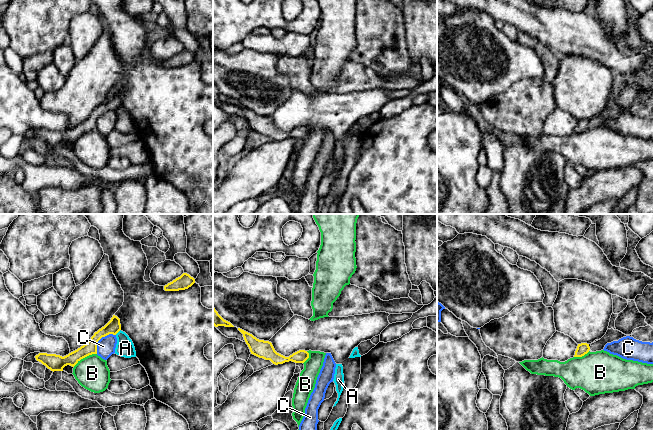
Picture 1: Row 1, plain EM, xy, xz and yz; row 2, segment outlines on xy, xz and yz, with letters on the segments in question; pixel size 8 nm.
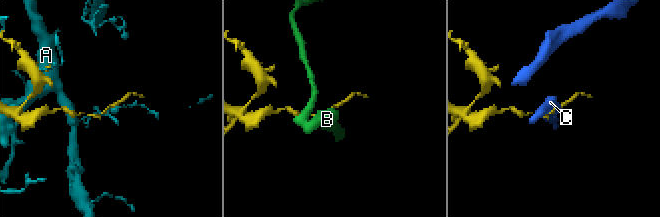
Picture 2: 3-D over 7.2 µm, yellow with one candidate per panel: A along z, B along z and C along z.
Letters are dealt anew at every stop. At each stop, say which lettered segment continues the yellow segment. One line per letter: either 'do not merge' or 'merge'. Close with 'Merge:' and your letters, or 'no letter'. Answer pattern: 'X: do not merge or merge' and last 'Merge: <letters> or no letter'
A: do not merge
B: do not merge
C: do not merge
Merge: no letter

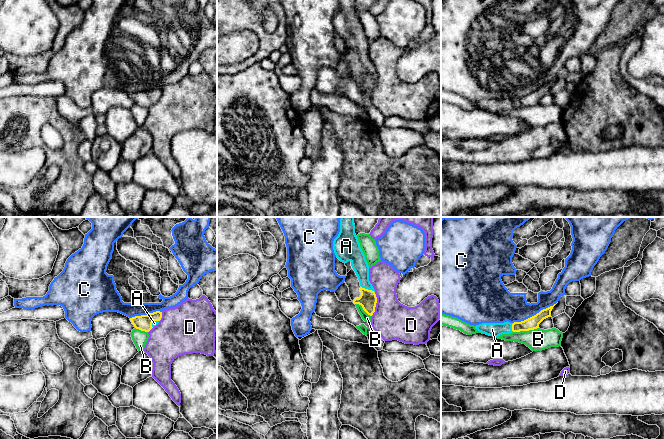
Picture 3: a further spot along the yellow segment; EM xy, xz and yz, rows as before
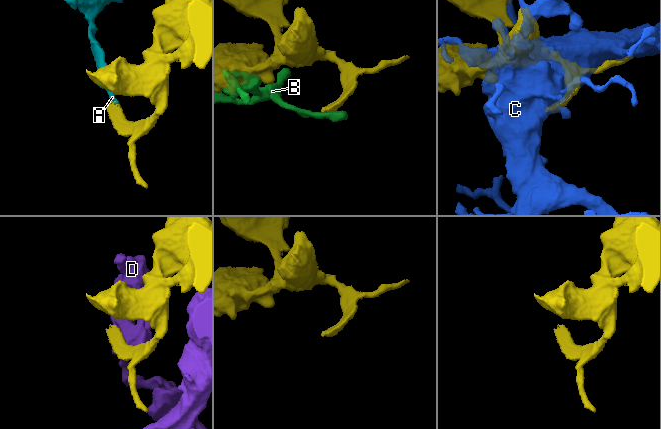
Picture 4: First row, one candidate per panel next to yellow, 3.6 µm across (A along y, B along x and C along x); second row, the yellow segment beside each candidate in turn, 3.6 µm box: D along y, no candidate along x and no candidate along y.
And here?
A: merge
B: do not merge
C: do not merge
D: do not merge
Merge: A

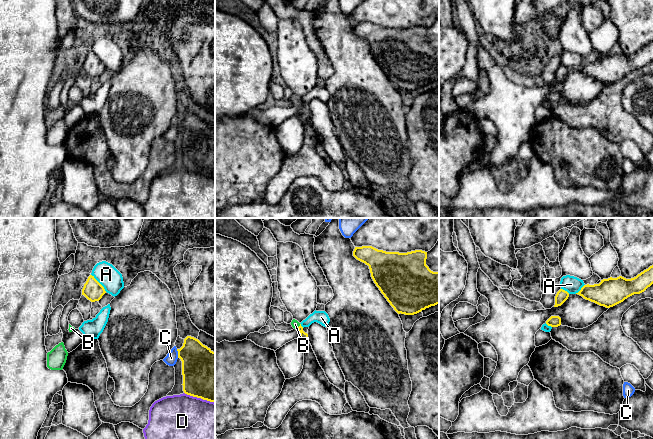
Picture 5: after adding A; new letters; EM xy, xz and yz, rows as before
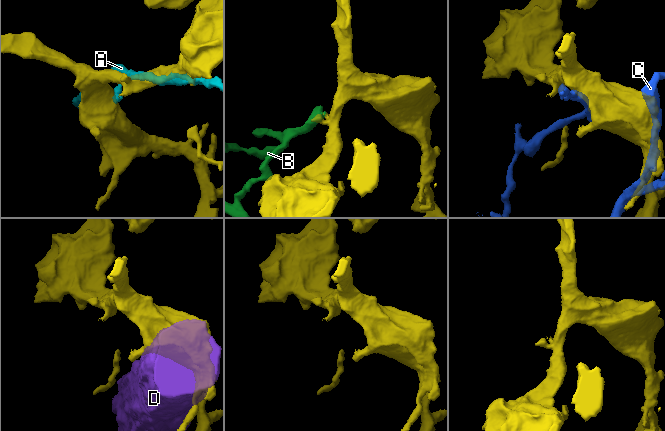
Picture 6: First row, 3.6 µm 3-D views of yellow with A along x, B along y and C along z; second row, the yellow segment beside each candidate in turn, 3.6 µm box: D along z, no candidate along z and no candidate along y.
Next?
A: do not merge
B: merge
C: do not merge
D: do not merge
Merge: B

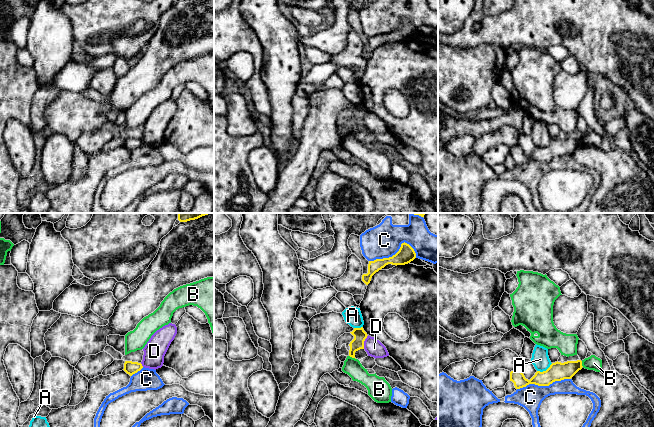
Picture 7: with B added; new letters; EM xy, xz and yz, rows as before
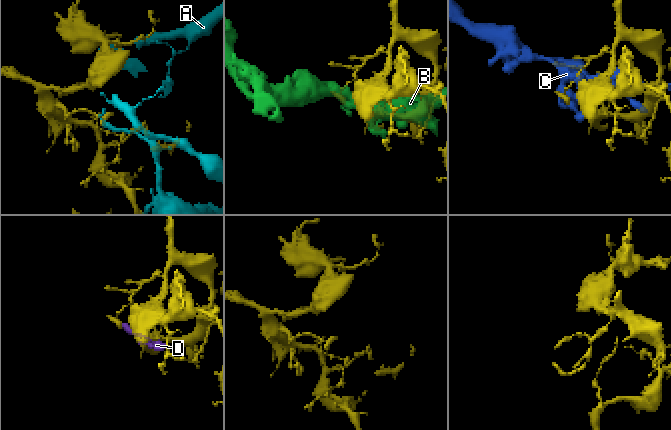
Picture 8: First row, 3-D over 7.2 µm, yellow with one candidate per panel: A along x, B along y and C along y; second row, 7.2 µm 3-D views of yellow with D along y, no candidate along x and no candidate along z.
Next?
A: do not merge
B: do not merge
C: do not merge
D: do not merge
Merge: no letter

